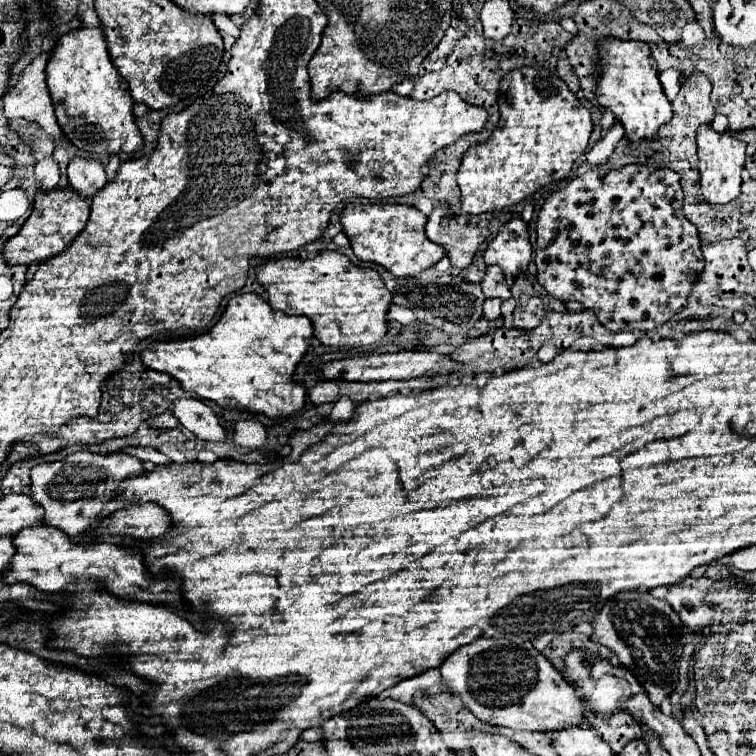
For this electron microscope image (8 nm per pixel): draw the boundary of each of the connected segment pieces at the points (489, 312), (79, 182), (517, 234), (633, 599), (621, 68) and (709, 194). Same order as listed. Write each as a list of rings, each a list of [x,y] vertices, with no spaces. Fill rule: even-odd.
[[[486,298],[484,302],[484,318],[486,320],[496,320],[500,318],[500,300],[498,298]]]
[[[72,158],[68,164],[68,180],[74,192],[88,200],[106,186],[106,174],[102,164],[90,158]]]
[[[512,218],[510,222],[506,222],[484,252],[484,262],[488,266],[498,264],[504,270],[504,274],[512,278],[526,272],[530,258],[532,244],[522,218]]]
[[[648,590],[620,592],[602,606],[602,610],[592,618],[592,624],[592,640],[608,646],[618,656],[620,664],[632,670],[650,696],[652,704],[660,706],[660,702],[676,688],[680,656],[684,648],[682,624],[672,606],[652,598]]]
[[[606,38],[600,42],[600,56],[600,66],[604,66],[596,88],[596,100],[600,106],[616,116],[616,120],[624,126],[626,138],[630,142],[656,138],[658,128],[672,118],[672,106],[658,80],[656,60],[652,58],[648,44]]]
[[[704,126],[698,130],[698,170],[700,170],[700,190],[708,204],[726,204],[740,196],[742,186],[742,170],[746,162],[746,144],[742,140],[732,138],[730,134],[718,134],[712,126]]]

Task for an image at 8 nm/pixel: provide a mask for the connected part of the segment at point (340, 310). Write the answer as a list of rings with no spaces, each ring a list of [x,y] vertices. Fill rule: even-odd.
[[[322,252],[312,260],[300,260],[300,258],[274,258],[262,264],[256,270],[258,282],[266,288],[270,294],[268,302],[274,310],[280,310],[284,314],[304,314],[312,320],[314,336],[324,346],[368,346],[378,340],[382,340],[388,332],[388,310],[392,306],[392,294],[384,286],[380,274],[372,268],[354,266],[344,254],[338,252]]]

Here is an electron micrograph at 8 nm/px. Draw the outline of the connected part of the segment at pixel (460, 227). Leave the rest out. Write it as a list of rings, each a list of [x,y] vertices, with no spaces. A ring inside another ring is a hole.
[[[434,210],[428,216],[426,236],[444,246],[452,264],[460,270],[472,264],[472,258],[478,246],[488,238],[488,232],[478,228],[476,224],[458,224],[456,218],[444,216],[444,210]]]

